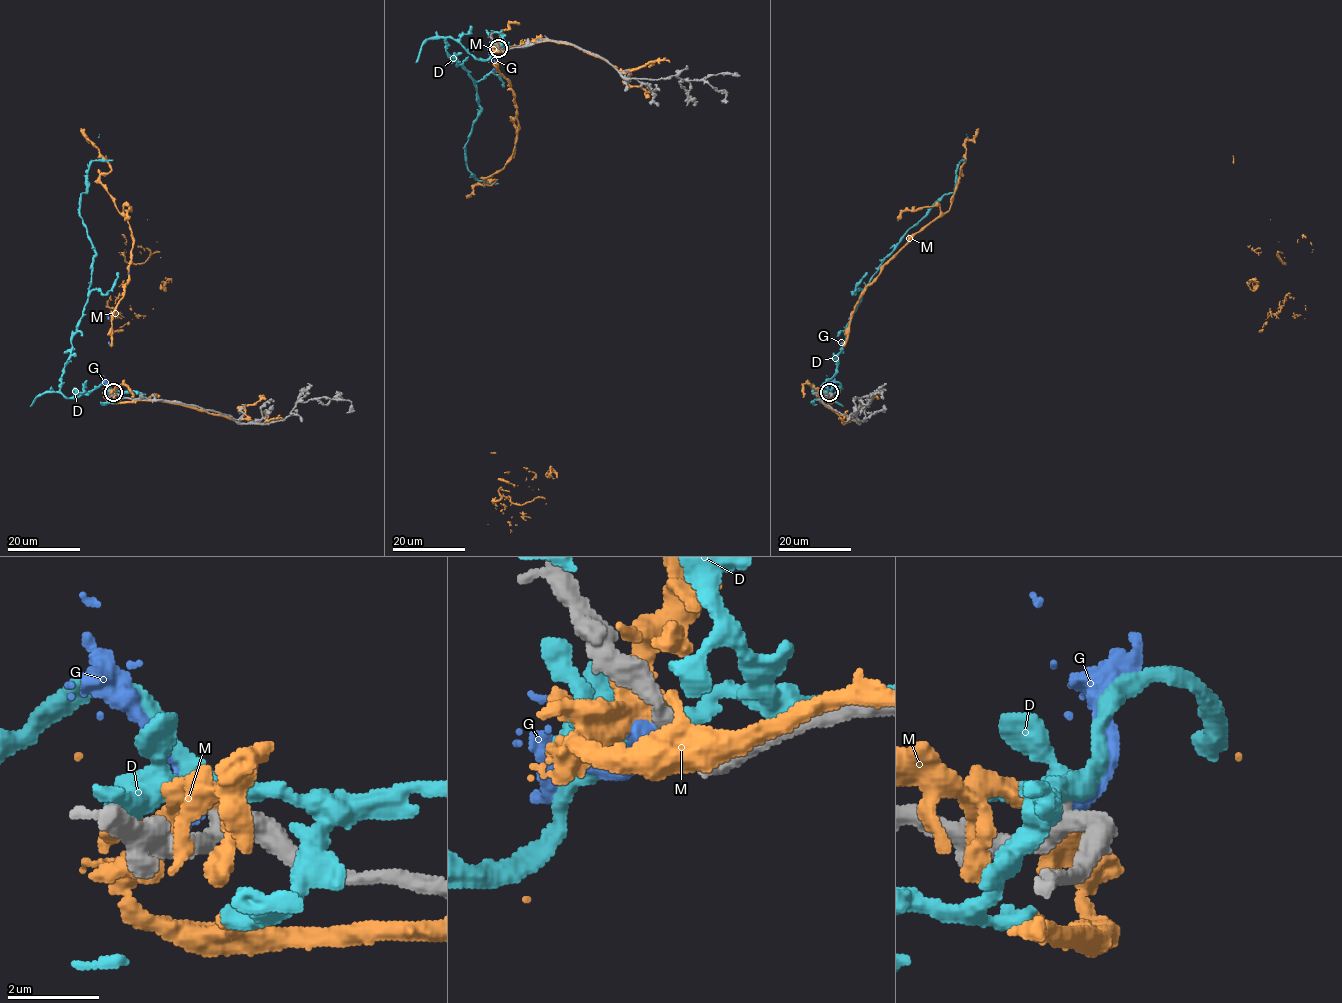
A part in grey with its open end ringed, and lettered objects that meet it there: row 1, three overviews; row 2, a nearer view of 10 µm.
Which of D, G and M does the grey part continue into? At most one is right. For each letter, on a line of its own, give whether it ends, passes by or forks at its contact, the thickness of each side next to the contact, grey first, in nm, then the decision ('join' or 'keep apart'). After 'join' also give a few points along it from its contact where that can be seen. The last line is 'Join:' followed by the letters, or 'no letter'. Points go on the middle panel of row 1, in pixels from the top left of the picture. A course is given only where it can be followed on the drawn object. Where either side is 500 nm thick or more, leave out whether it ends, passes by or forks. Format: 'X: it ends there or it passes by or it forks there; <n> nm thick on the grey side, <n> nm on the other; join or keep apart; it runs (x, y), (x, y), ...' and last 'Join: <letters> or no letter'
D: it forks there; 360 nm thick on the grey side, 440 nm on the other; keep apart
G: it ends there; 360 nm thick on the grey side, 440 nm on the other; join; it runs (499, 49), (492, 51), (489, 46), (494, 70), (514, 97)
M: it passes by; 360 nm thick on the grey side, 360 nm on the other; keep apart
Join: G

